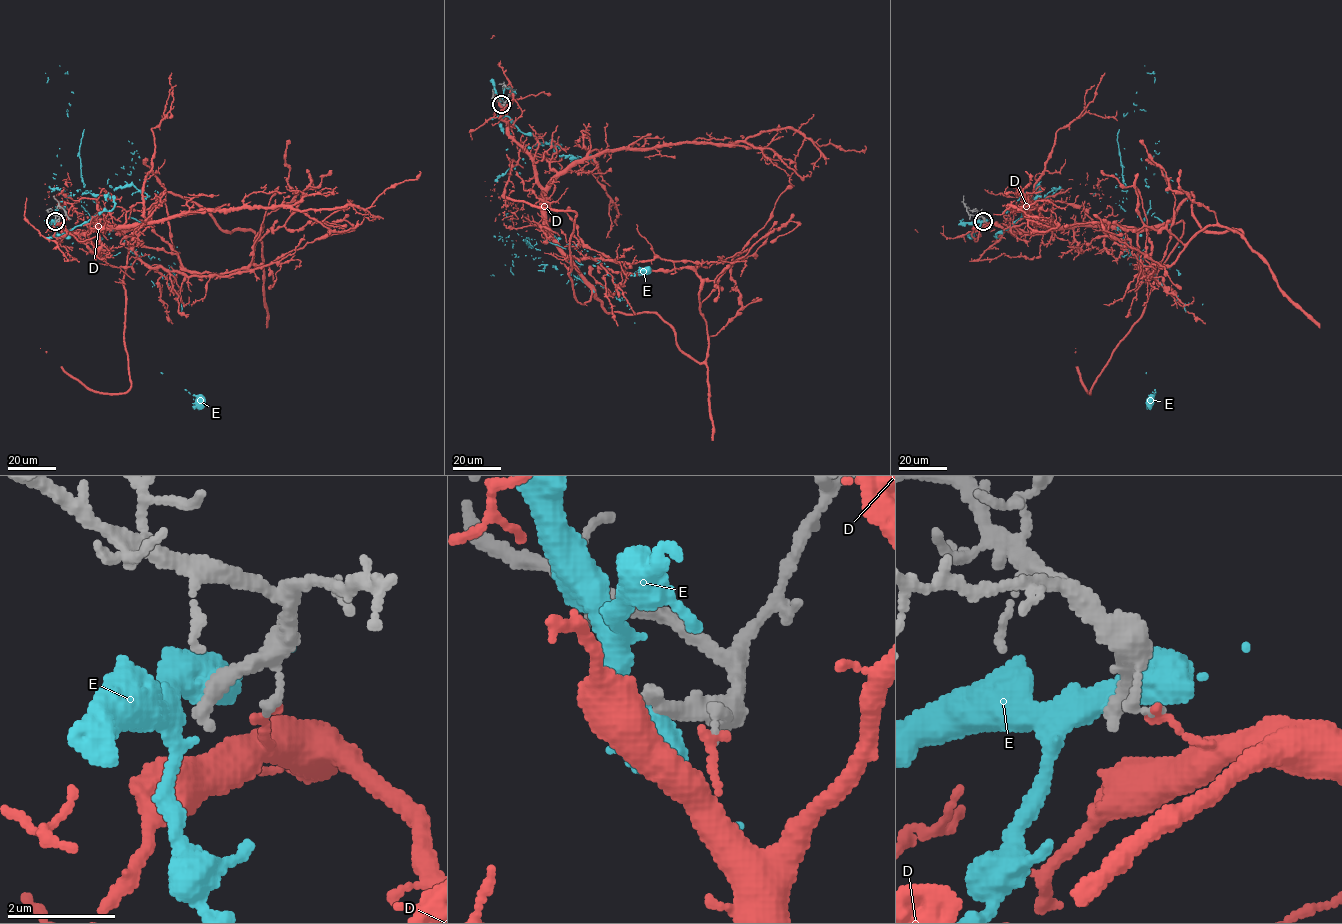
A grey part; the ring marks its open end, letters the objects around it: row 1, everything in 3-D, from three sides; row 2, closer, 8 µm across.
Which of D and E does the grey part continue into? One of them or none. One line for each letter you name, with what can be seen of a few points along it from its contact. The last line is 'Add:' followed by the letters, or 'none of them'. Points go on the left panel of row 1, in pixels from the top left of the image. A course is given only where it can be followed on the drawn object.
Add: none of them

